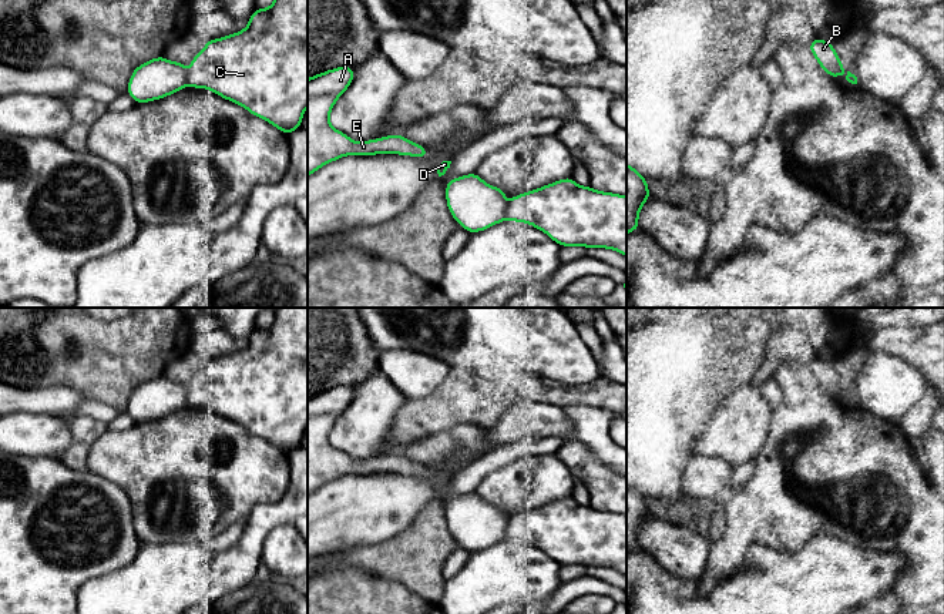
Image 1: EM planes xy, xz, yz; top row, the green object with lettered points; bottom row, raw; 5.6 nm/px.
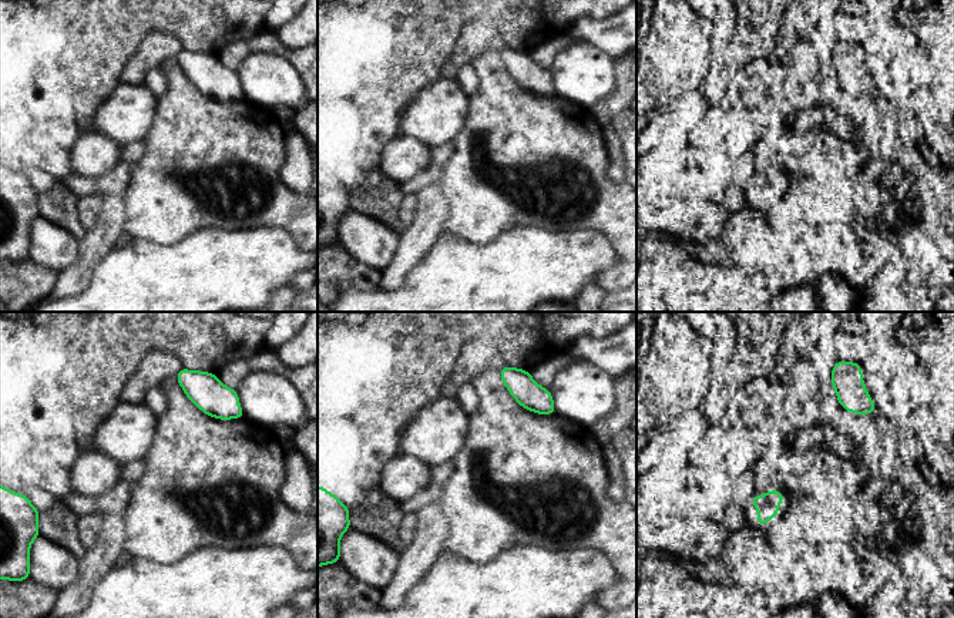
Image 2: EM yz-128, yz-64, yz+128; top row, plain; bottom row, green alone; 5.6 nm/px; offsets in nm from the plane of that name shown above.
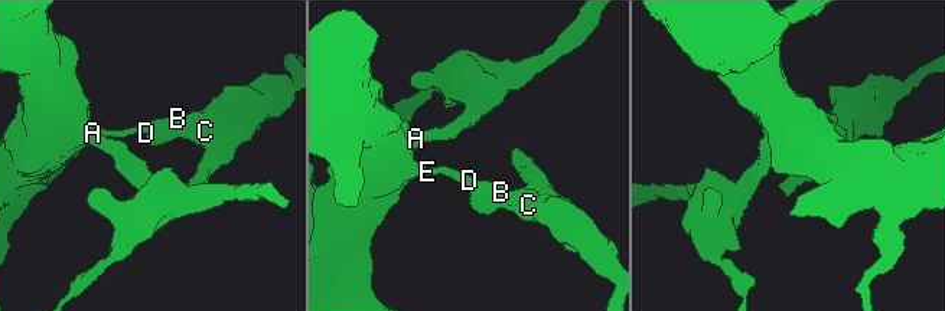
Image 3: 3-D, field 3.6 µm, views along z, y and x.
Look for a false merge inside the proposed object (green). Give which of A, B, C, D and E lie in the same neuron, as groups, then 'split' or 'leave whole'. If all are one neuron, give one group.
A B D E / C | split

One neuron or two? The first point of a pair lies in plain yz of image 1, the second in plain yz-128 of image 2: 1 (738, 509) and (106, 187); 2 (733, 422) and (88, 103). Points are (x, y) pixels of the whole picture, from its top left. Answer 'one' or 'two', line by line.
1: two
2: two

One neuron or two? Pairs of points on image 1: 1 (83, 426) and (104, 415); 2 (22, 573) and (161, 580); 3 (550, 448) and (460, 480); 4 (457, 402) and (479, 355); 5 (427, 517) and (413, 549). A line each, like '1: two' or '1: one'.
1: two
2: two
3: one
4: two
5: one

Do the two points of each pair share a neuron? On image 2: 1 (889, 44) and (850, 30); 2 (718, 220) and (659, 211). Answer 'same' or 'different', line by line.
1: different
2: same

